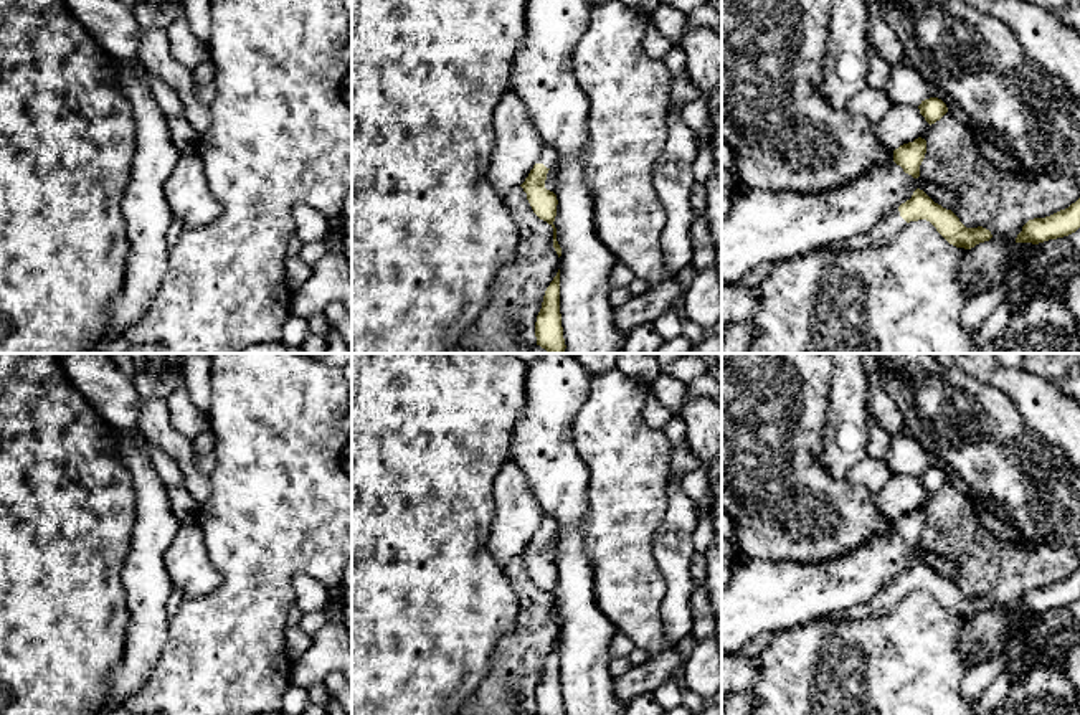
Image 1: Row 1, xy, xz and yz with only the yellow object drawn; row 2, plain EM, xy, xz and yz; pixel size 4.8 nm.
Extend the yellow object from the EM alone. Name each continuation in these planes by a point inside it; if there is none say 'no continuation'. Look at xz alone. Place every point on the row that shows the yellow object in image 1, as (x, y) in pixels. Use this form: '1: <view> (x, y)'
1: xz (549, 157)

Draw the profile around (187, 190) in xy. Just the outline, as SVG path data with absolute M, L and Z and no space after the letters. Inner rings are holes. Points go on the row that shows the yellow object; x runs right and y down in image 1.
M197 150L180 154L165 183L165 197L173 218L178 218L185 230L210 225L223 211L221 203L210 192L205 167Z

